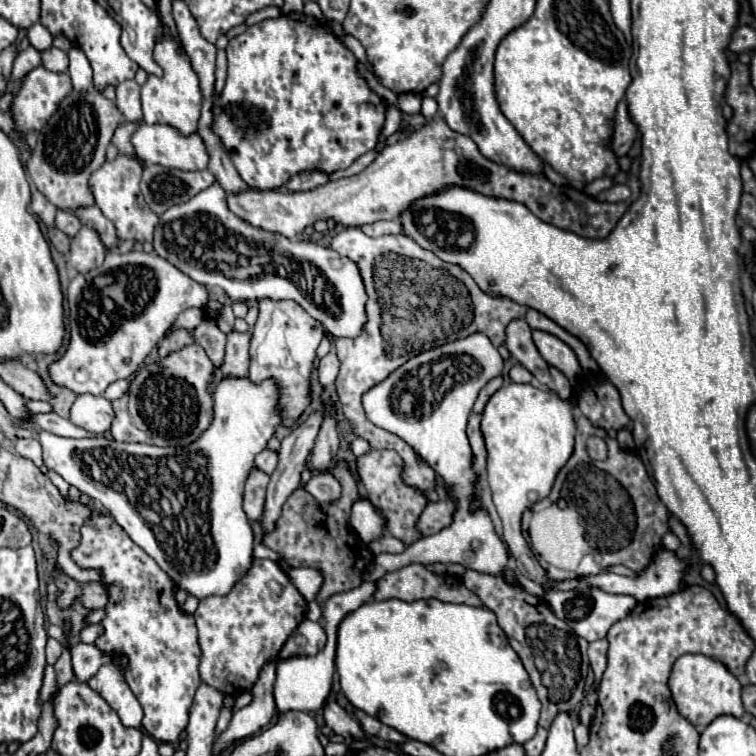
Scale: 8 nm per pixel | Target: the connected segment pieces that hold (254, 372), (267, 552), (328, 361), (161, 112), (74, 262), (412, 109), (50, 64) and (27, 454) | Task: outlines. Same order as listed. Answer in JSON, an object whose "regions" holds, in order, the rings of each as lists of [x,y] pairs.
{"regions":[[[[260,299],[260,315],[252,329],[250,343],[250,379],[260,383],[262,379],[274,377],[282,389],[280,409],[282,425],[290,427],[300,413],[310,405],[310,369],[316,359],[316,349],[324,339],[324,327],[310,317],[296,301],[284,299]]],[[[262,542],[254,545],[253,556],[255,558],[270,559],[272,561],[278,561],[278,559],[281,559],[276,552],[266,547]]],[[[332,349],[326,357],[320,359],[320,365],[318,365],[318,377],[320,377],[320,383],[324,387],[332,387],[336,377],[338,377],[338,357],[336,357],[336,351]]],[[[160,21],[162,25],[162,35],[156,39],[156,47],[154,47],[154,61],[162,67],[162,77],[156,75],[148,75],[146,83],[142,85],[142,111],[144,111],[144,121],[146,123],[168,123],[172,127],[176,127],[182,135],[190,135],[196,131],[198,127],[198,119],[200,119],[200,107],[202,107],[202,91],[200,91],[200,81],[196,71],[192,69],[192,63],[188,59],[188,55],[184,53],[182,45],[168,33],[166,25]]],[[[82,227],[70,243],[70,251],[66,255],[66,267],[78,273],[88,273],[94,267],[102,265],[104,255],[106,247],[98,239],[98,233],[90,227]]],[[[406,93],[398,97],[398,109],[404,113],[420,113],[422,95],[420,93]]],[[[50,47],[46,51],[42,51],[42,65],[50,71],[68,71],[68,53],[56,47]]],[[[20,439],[20,441],[16,441],[14,451],[16,451],[20,457],[30,459],[36,467],[42,467],[42,449],[40,449],[38,439]]]]}

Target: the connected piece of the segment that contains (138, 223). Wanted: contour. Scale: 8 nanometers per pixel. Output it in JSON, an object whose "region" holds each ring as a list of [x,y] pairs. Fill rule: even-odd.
{"region":[[[118,155],[114,161],[106,161],[100,169],[96,169],[90,175],[90,189],[94,195],[94,203],[100,207],[106,219],[110,219],[116,227],[116,235],[120,241],[152,241],[154,227],[158,223],[158,215],[146,207],[146,201],[140,193],[140,177],[142,177],[142,165],[126,155]]]}

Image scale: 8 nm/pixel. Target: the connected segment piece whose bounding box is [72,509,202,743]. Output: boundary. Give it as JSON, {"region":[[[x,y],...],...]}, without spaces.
{"region":[[[96,509],[96,515],[82,527],[82,543],[72,551],[72,559],[80,567],[94,567],[102,571],[102,581],[108,589],[110,601],[106,605],[106,619],[104,635],[96,639],[98,647],[110,655],[126,655],[130,659],[128,669],[124,669],[126,681],[136,695],[138,703],[144,709],[142,729],[152,735],[156,741],[164,743],[176,743],[180,739],[180,733],[188,725],[188,709],[194,701],[194,693],[200,683],[198,675],[198,663],[200,663],[200,647],[198,647],[198,631],[194,617],[184,615],[174,599],[176,585],[174,581],[150,559],[132,539],[114,523],[114,519],[104,513],[102,509]]]}

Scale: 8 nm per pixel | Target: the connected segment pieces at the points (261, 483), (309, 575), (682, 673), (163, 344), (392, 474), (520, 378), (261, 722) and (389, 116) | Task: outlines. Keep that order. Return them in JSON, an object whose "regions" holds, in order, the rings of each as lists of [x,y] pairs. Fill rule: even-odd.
{"regions":[[[[252,469],[246,485],[244,485],[244,513],[250,521],[258,521],[262,517],[262,507],[266,501],[266,487],[268,487],[270,477],[260,471],[260,469]]],[[[290,569],[288,577],[292,581],[292,585],[302,593],[302,597],[306,601],[312,601],[316,597],[316,593],[322,587],[322,575],[318,575],[318,571],[310,571],[310,569]]],[[[682,655],[676,659],[668,687],[674,699],[674,705],[682,717],[686,717],[698,731],[702,731],[710,721],[714,721],[720,715],[734,715],[742,717],[742,683],[718,661],[706,657],[706,655]]],[[[178,329],[178,331],[174,331],[170,337],[166,337],[166,339],[160,341],[158,353],[160,353],[160,357],[162,357],[162,355],[168,355],[170,351],[178,351],[178,349],[182,349],[184,345],[190,345],[190,343],[192,343],[190,331]]],[[[382,449],[382,451],[370,451],[362,457],[358,457],[358,475],[366,487],[366,493],[370,501],[382,511],[386,519],[386,529],[398,537],[402,543],[410,545],[422,537],[422,533],[416,527],[416,521],[426,507],[428,499],[424,493],[412,485],[406,485],[402,481],[402,469],[404,469],[404,459],[392,451],[392,449]]],[[[514,365],[514,367],[510,369],[509,377],[512,381],[516,381],[516,383],[530,383],[532,373],[530,373],[528,369],[524,369],[522,365]]],[[[270,661],[260,669],[260,675],[252,687],[252,703],[238,709],[232,715],[228,729],[216,739],[214,755],[220,755],[224,749],[230,749],[236,741],[242,741],[258,733],[272,721],[276,713],[276,703],[272,697],[274,679],[276,679],[276,663]]],[[[387,107],[381,134],[386,137],[393,135],[399,129],[400,122],[400,111],[395,107]]]]}

